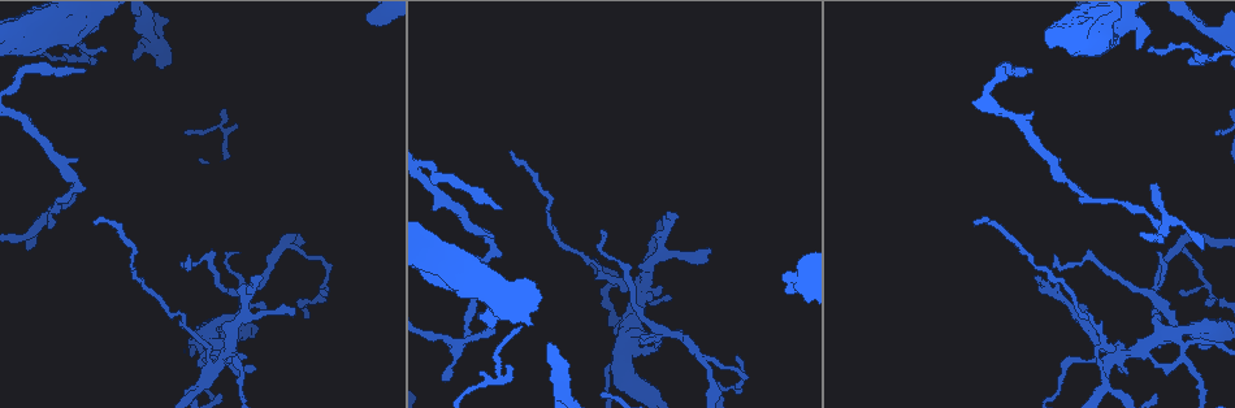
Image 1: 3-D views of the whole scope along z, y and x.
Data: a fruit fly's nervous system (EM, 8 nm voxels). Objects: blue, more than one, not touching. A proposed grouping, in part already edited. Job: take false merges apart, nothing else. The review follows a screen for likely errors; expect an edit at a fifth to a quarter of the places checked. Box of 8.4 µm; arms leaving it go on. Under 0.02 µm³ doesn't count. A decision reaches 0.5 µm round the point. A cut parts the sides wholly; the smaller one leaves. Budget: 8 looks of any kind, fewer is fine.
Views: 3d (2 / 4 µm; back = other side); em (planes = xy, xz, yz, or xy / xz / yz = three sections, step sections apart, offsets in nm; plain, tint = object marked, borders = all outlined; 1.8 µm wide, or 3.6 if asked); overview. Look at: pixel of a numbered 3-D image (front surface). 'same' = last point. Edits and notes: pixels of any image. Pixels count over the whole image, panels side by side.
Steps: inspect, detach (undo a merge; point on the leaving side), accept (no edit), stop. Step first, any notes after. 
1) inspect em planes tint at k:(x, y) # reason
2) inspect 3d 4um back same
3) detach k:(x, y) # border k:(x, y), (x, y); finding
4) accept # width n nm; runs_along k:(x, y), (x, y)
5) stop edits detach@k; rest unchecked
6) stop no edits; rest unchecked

inspect 3d 4um back at 1:(52, 219) # abrupt turn

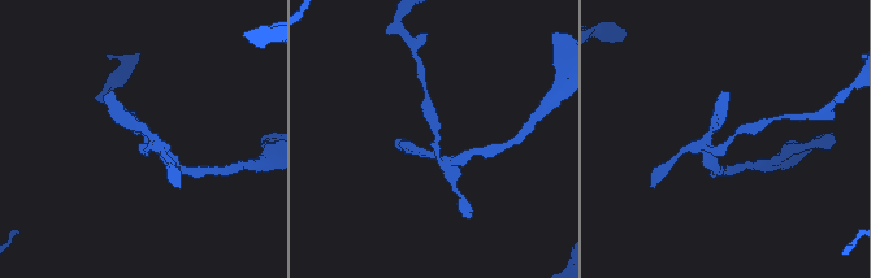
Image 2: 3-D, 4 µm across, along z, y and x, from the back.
inspect em xy step 16 tint at 2:(715, 148)

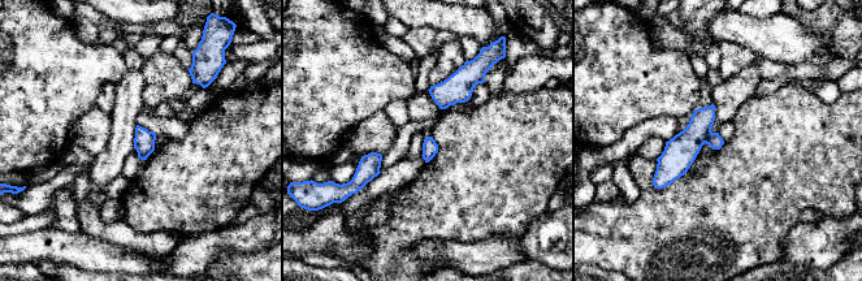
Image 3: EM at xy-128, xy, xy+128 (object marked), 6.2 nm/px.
inspect em planes tint same

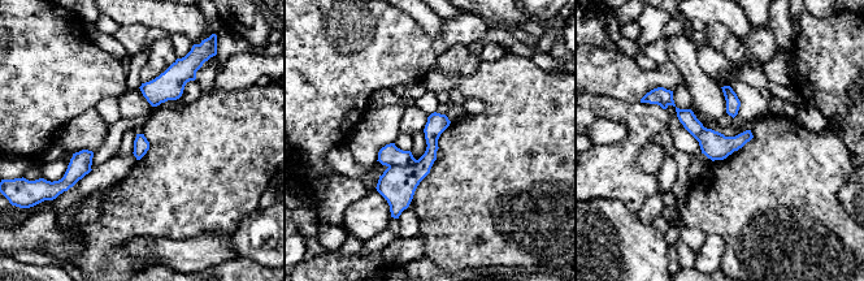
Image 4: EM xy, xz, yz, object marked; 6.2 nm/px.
detach 4:(396, 185) # width 100 nm; border 4:(416, 160), (408, 165), (389, 168); a second neuron is stuck on

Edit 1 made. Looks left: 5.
inspect overview

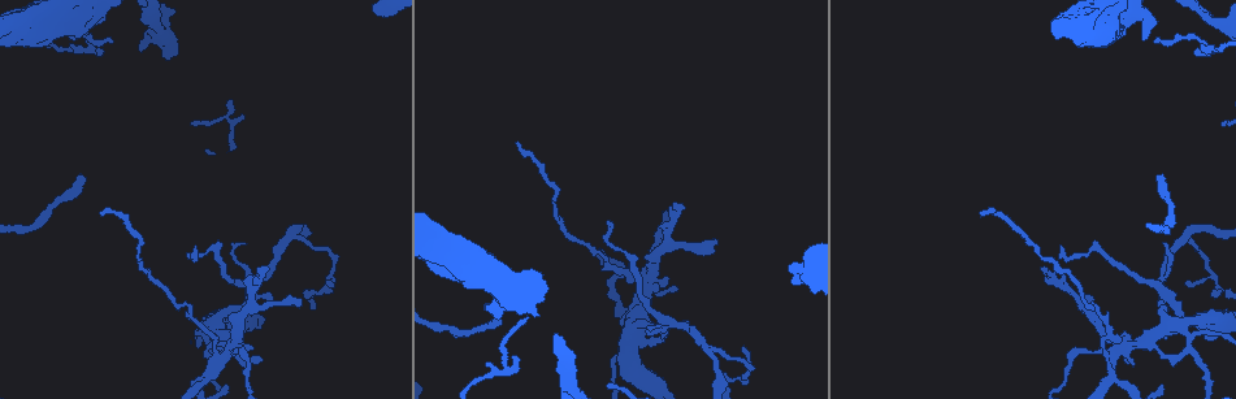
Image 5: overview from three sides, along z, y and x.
inspect 3d 2um at 5:(288, 237) # sharp bend

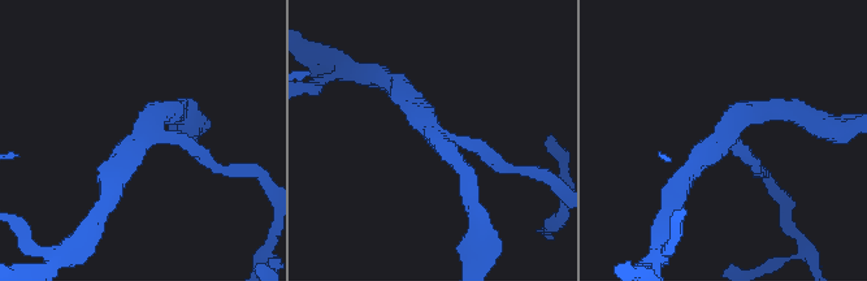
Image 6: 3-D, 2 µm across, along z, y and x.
inspect em planes tint at 6:(150, 133) # arms 3

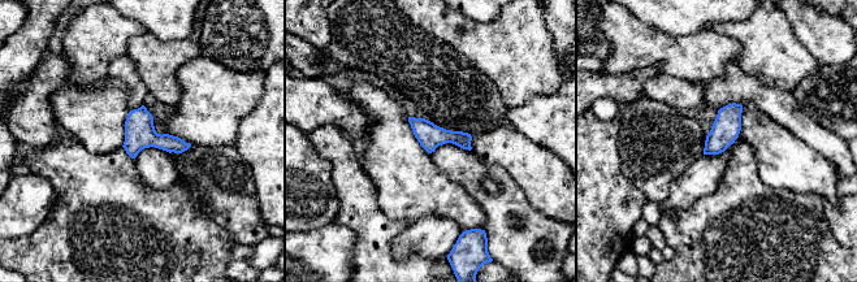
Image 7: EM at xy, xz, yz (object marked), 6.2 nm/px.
accept # one neuron here

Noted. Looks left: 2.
inspect em 3.6um planes tint at 5:(1115, 350) # looks like a crossing

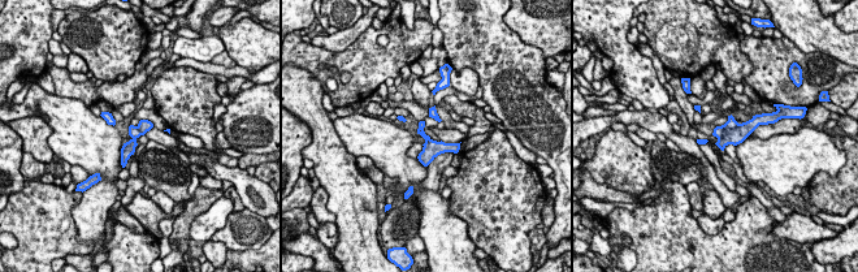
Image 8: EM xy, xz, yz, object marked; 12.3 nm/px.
detach 8:(718, 132) # border 8:(739, 124), (727, 128), (718, 139); a second neuron is stuck on

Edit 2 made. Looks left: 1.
stop edits detach@4, detach@8; rest unchecked

